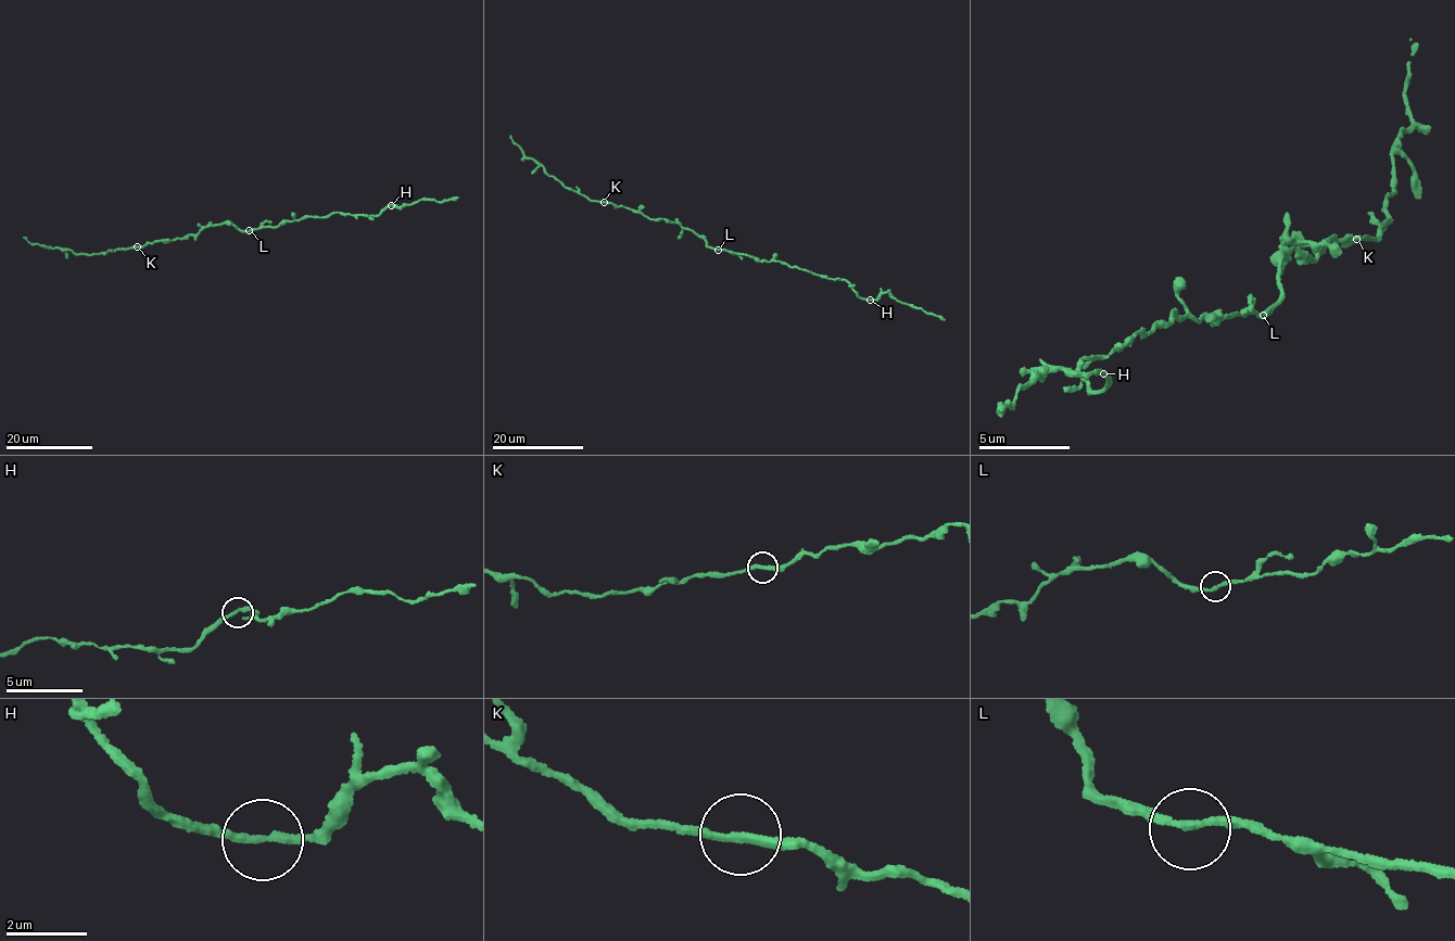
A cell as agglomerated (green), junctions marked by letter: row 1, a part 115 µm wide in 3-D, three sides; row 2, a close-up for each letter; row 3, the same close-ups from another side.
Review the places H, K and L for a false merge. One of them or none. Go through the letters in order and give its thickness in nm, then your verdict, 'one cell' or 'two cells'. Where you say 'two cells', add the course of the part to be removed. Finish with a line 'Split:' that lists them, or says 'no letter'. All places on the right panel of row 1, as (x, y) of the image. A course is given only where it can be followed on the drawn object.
H: 200 nm thick; one cell
K: 200 nm thick; one cell
L: 200 nm thick; one cell
Split: no letter

